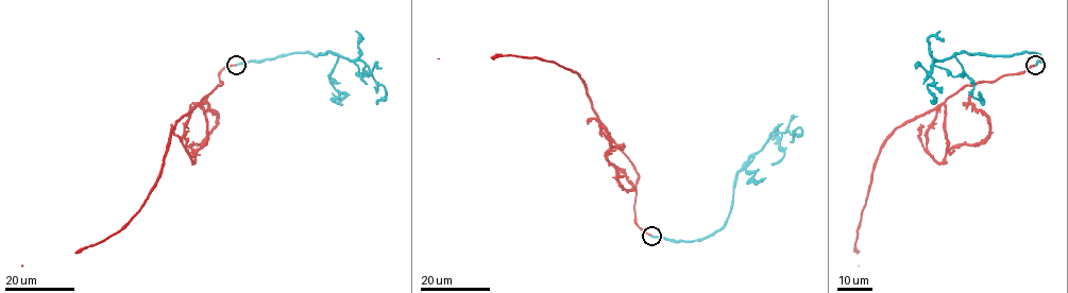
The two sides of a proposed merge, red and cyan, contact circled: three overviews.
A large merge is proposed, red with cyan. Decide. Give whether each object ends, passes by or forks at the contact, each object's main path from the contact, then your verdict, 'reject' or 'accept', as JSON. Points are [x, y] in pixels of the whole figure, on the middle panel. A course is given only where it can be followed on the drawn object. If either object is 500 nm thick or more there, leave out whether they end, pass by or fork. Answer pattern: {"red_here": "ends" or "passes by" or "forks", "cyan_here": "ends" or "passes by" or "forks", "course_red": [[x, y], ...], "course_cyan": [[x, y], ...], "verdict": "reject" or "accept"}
{"red_here": "ends", "cyan_here": "ends", "course_red": [[650, 235], [636, 221], [634, 166], [599, 119], [587, 87], [576, 72], [536, 57], [513, 55], [438, 58]], "course_cyan": [[651, 235], [677, 241], [711, 236], [730, 209], [735, 173], [777, 133], [801, 128], [800, 134], [792, 132]], "verdict": "reject"}

